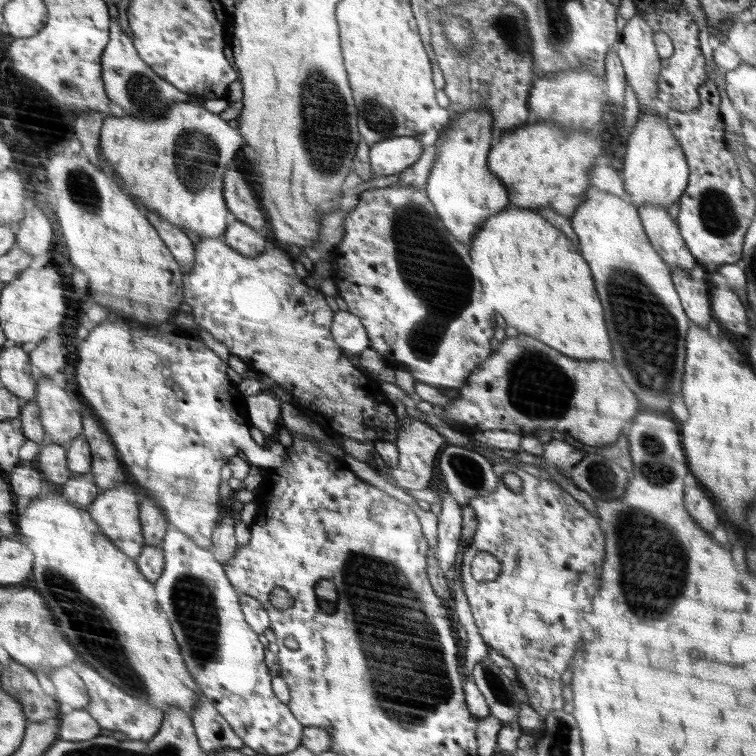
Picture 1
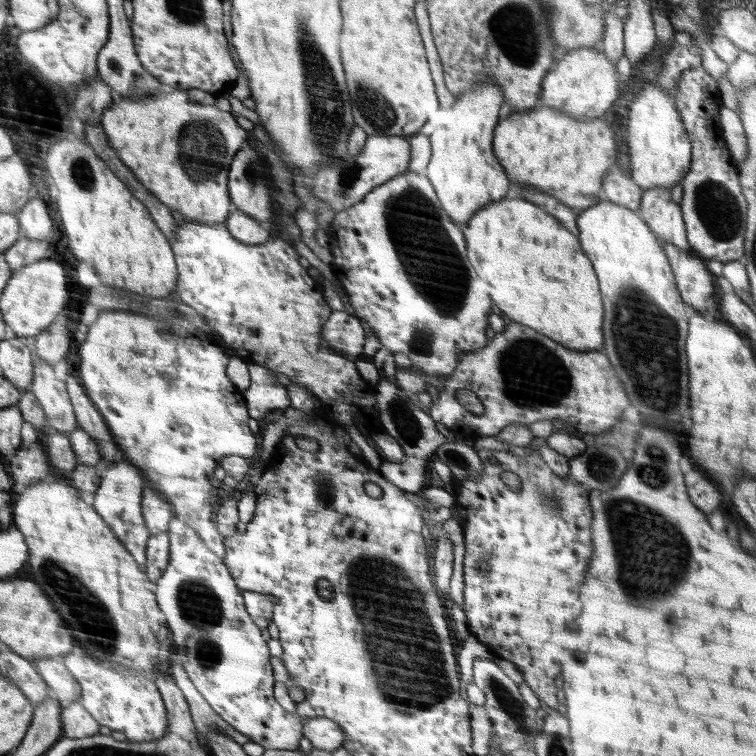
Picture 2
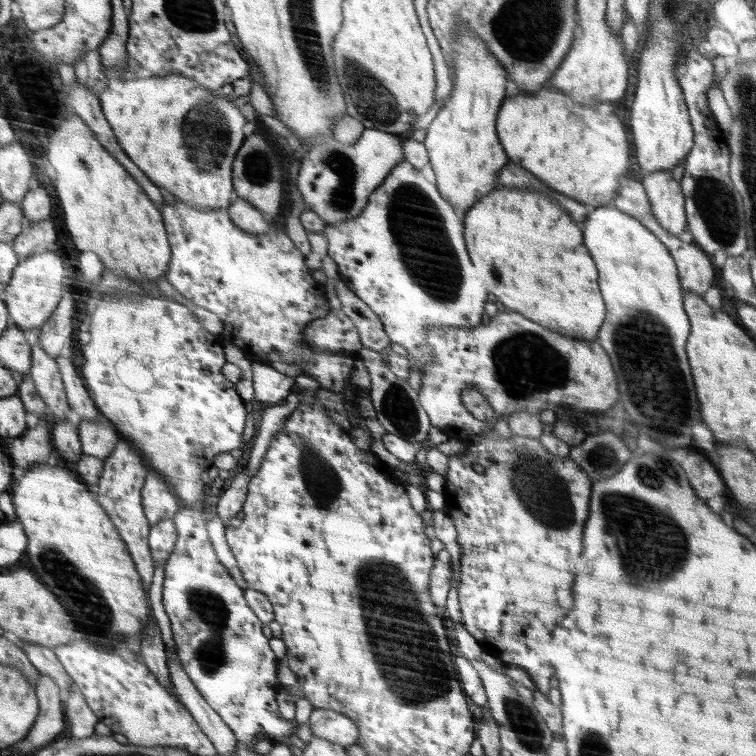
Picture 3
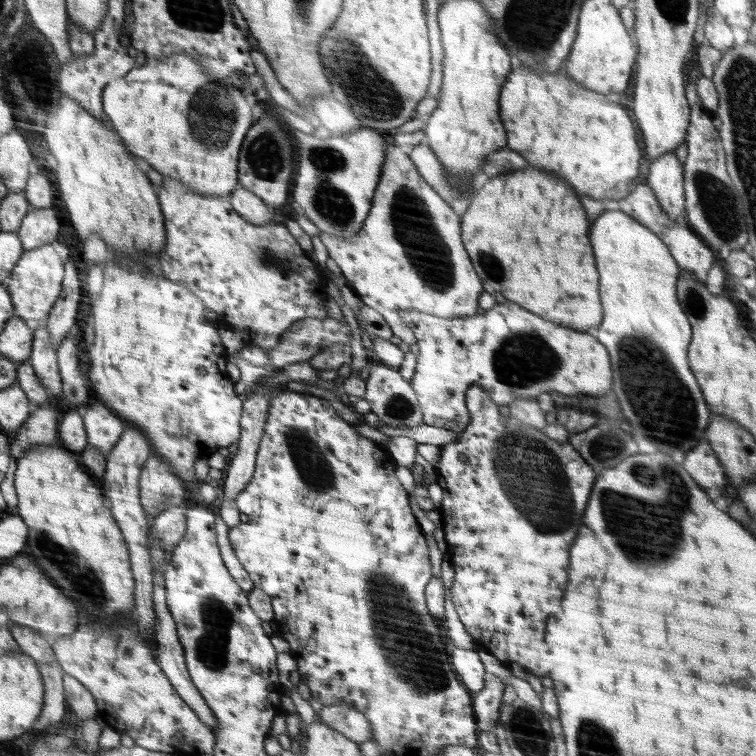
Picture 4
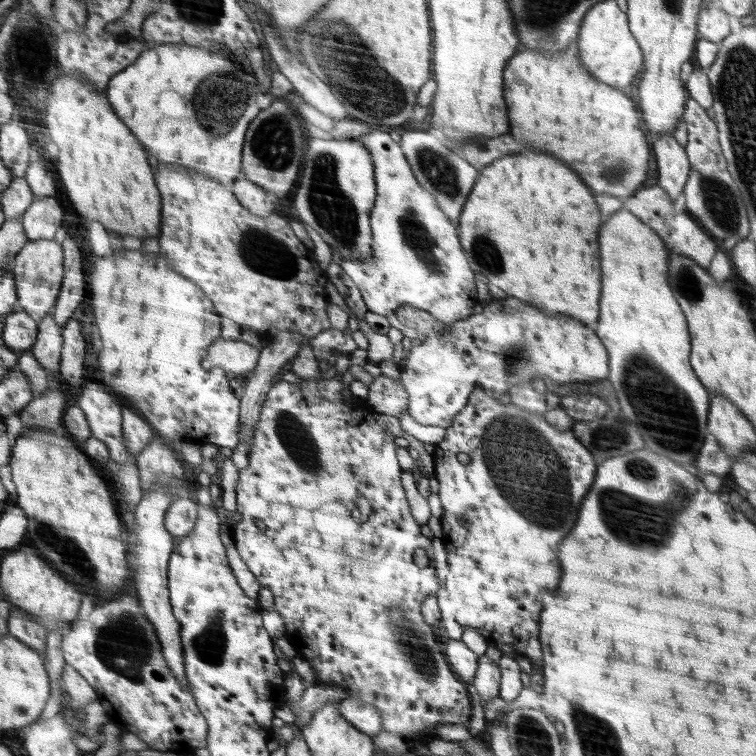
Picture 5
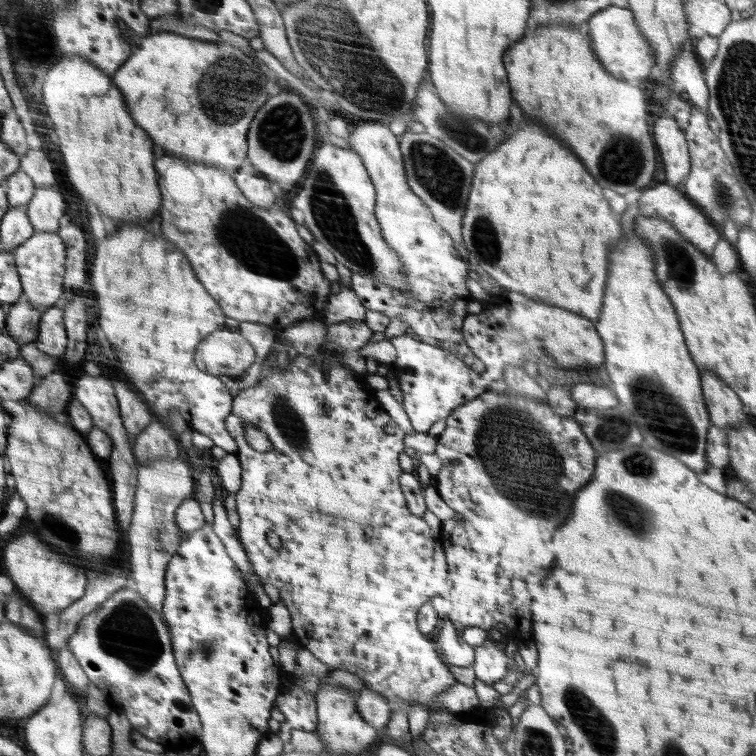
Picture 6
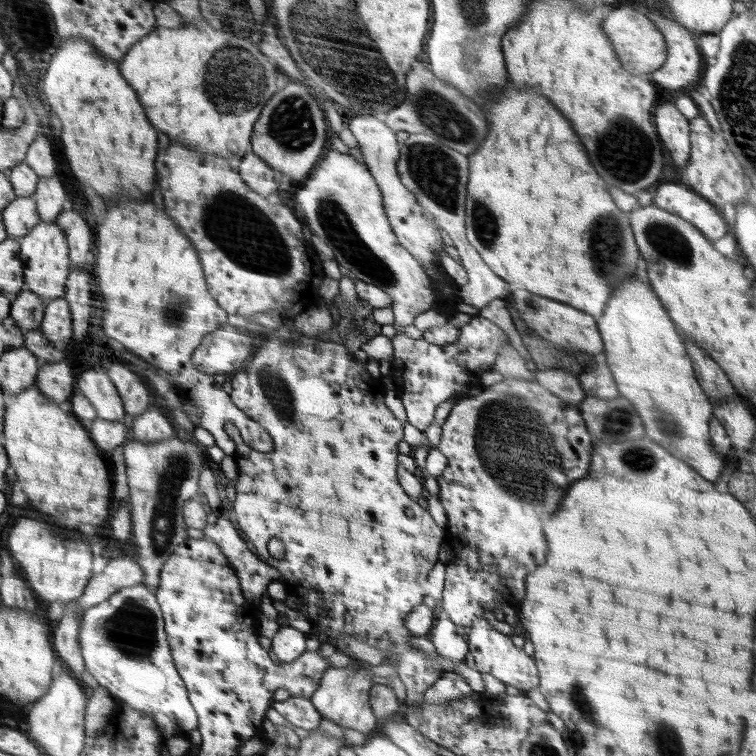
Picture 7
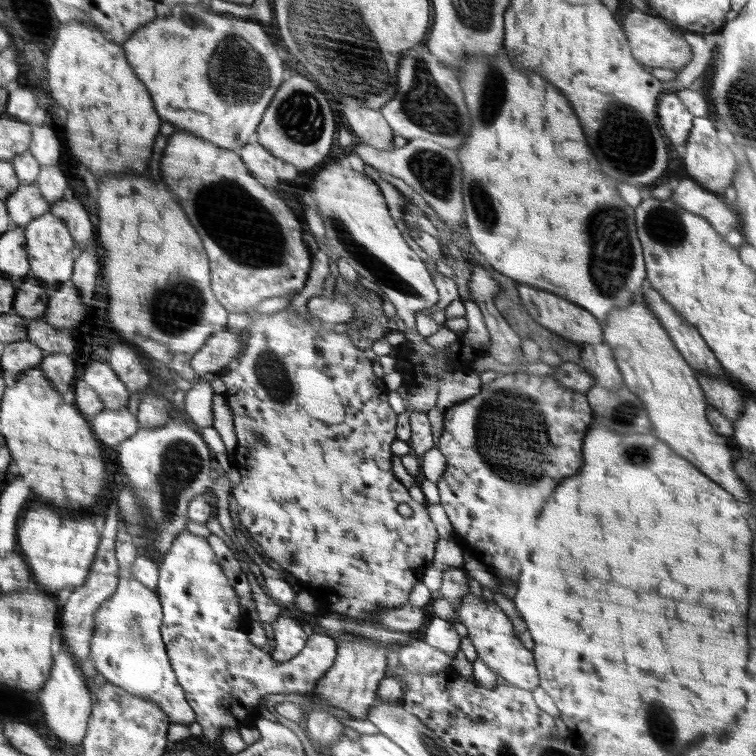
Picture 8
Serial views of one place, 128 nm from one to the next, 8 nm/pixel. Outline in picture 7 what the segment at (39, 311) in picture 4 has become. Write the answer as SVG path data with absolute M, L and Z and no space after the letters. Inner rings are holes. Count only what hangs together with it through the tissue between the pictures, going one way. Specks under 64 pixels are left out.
M42 222L22 243L22 262L26 267L25 288L34 290L48 303L64 297L74 266L71 259L71 246L68 236L57 223Z

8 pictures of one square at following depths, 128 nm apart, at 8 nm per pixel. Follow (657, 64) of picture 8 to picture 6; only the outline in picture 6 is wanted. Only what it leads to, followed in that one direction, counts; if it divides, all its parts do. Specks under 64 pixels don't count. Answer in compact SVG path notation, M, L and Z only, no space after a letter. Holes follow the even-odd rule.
M610 5L599 10L587 20L593 51L601 65L613 75L626 81L642 82L650 75L650 68L656 64L656 54L648 38L638 30L633 11Z

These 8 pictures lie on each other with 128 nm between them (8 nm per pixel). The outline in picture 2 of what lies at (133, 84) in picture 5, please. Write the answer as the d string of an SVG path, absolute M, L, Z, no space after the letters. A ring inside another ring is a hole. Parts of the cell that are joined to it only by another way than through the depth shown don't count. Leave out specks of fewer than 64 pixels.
M157 90L147 94L145 98L122 96L118 103L114 102L101 116L101 126L109 137L114 151L121 156L138 182L158 198L167 208L176 210L184 216L184 220L196 221L206 225L225 223L229 218L230 192L229 170L232 158L243 148L248 132L236 124L235 116L229 111L220 112L216 105L194 104L188 100L188 94L182 90Z

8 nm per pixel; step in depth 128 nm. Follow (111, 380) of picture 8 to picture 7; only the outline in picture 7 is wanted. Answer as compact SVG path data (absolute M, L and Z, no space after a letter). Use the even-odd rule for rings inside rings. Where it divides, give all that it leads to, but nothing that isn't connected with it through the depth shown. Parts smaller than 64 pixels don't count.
M88 370L80 380L80 390L90 399L98 417L104 420L124 421L123 402L106 376L106 370Z

